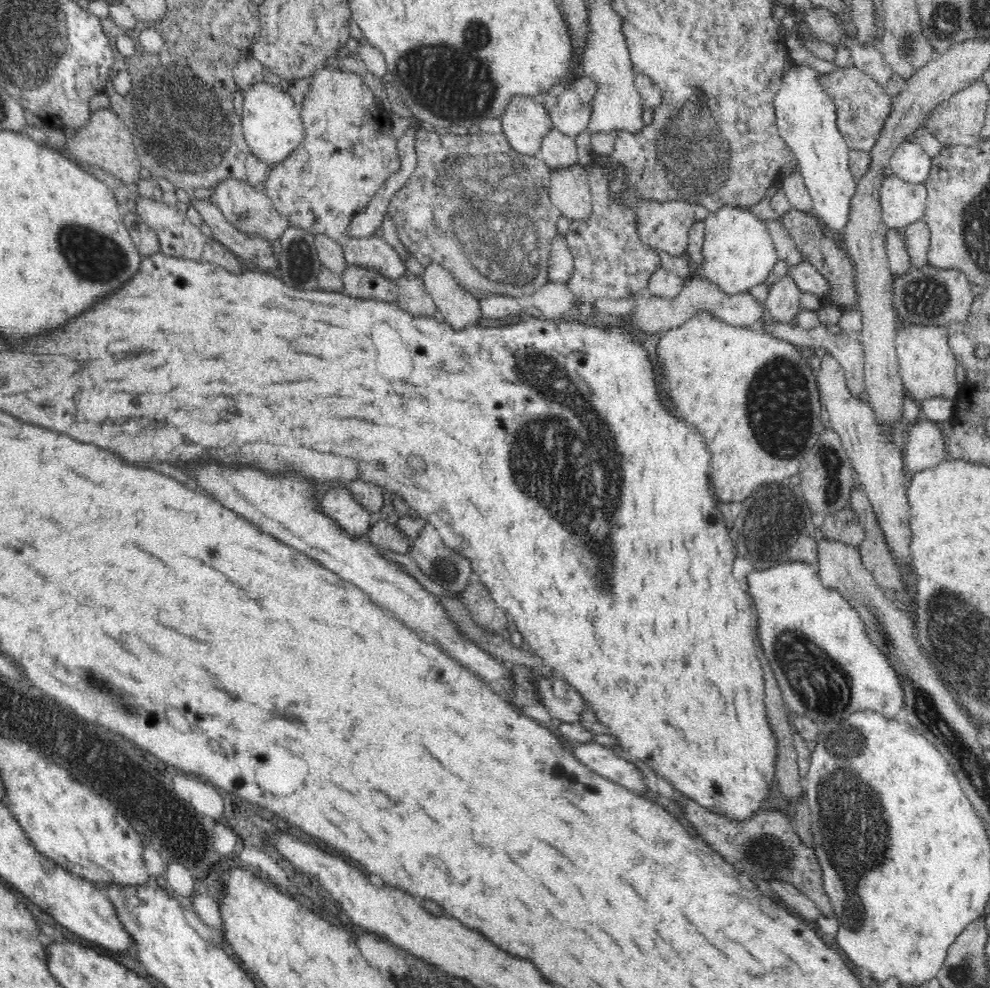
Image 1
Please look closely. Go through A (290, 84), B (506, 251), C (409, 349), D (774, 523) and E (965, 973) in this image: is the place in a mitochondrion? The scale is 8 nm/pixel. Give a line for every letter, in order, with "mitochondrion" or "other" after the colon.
A: other
B: mitochondrion
C: other
D: mitochondrion
E: mitochondrion

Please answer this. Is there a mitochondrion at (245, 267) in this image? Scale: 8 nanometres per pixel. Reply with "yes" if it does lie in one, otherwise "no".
no

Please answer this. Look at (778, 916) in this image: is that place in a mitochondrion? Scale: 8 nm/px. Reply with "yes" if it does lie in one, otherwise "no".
no

